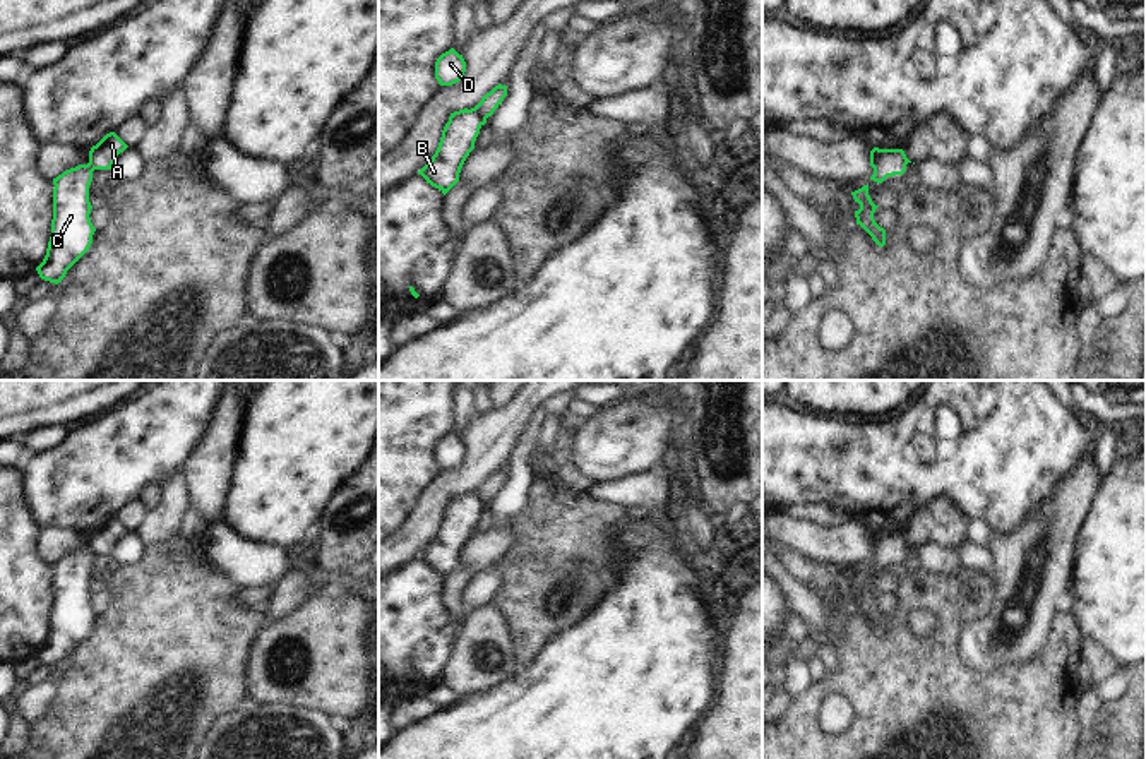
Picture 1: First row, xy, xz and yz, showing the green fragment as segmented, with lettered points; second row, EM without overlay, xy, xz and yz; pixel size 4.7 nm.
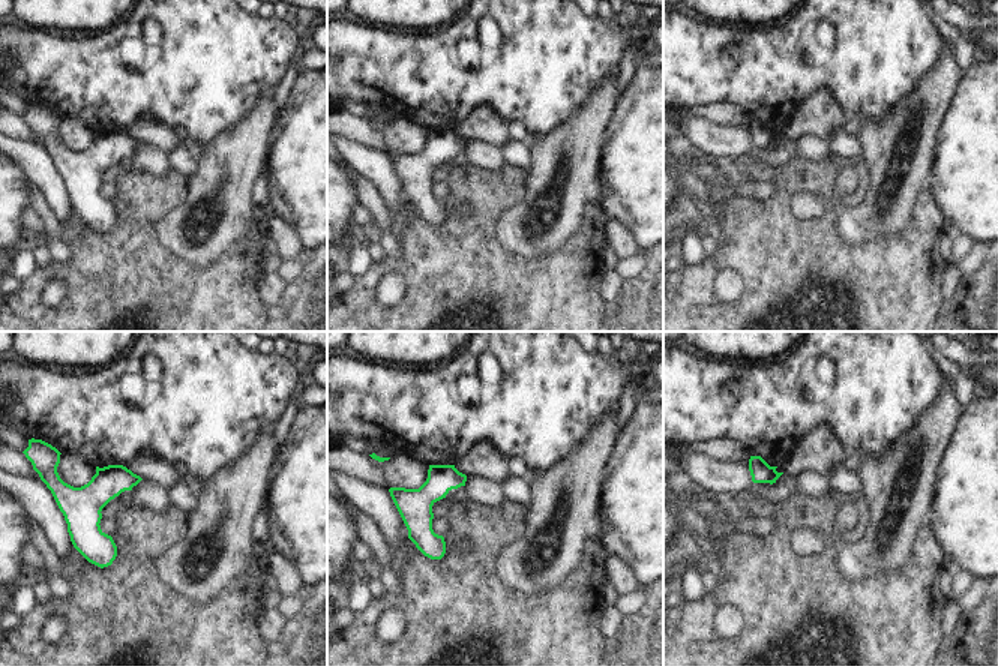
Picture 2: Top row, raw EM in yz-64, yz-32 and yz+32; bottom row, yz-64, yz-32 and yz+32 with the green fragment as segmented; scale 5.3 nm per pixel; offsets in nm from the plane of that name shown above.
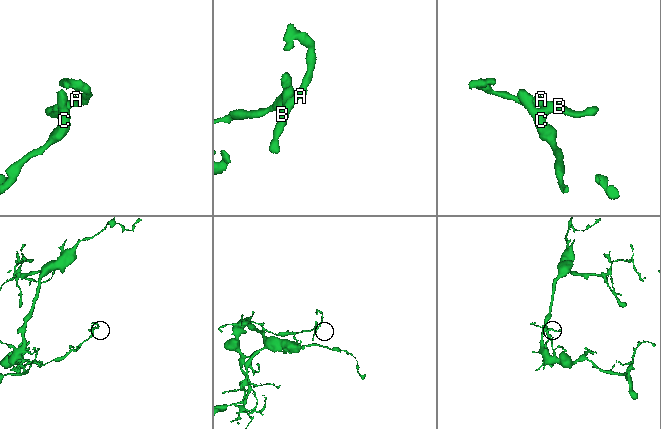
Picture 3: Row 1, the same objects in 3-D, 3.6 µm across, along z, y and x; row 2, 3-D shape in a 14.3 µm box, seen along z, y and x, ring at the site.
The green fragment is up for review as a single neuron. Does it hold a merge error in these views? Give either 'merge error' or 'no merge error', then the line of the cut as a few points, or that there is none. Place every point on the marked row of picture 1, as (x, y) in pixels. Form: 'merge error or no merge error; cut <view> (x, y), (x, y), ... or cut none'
merge error; cut xz (473, 108), (485, 120)

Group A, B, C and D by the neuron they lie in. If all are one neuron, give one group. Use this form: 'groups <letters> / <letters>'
groups A / B C D

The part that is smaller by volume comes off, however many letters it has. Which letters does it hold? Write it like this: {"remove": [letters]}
{"remove": ["A"]}

